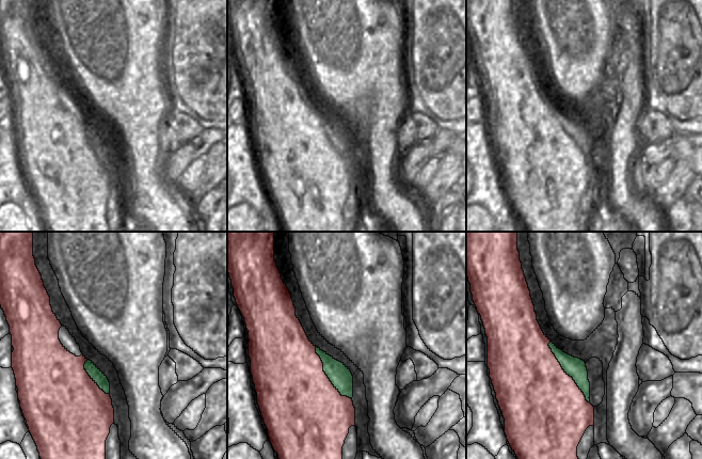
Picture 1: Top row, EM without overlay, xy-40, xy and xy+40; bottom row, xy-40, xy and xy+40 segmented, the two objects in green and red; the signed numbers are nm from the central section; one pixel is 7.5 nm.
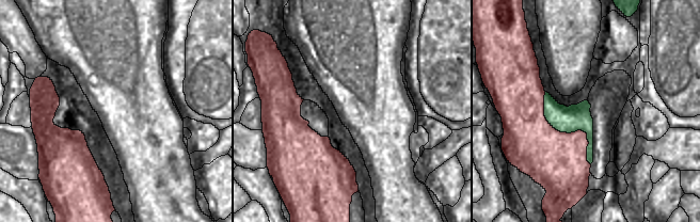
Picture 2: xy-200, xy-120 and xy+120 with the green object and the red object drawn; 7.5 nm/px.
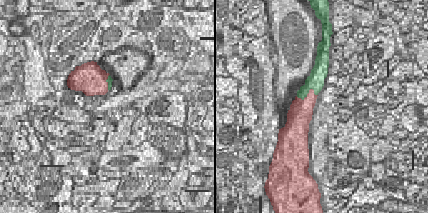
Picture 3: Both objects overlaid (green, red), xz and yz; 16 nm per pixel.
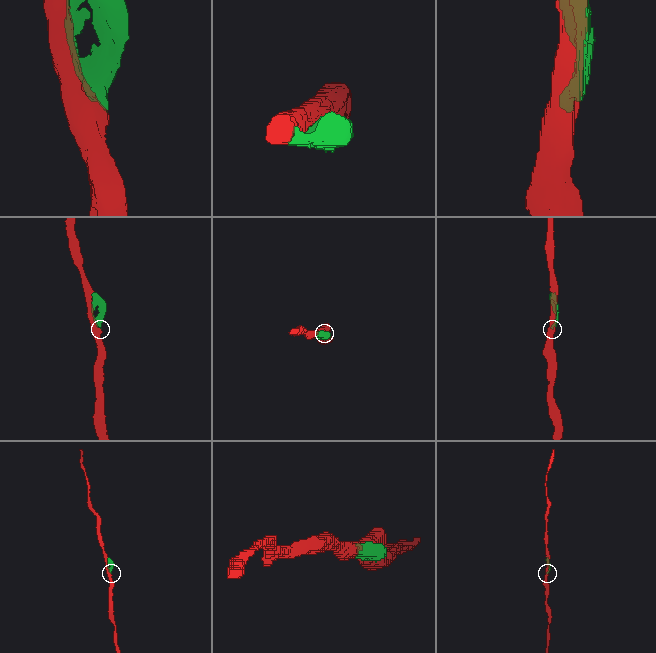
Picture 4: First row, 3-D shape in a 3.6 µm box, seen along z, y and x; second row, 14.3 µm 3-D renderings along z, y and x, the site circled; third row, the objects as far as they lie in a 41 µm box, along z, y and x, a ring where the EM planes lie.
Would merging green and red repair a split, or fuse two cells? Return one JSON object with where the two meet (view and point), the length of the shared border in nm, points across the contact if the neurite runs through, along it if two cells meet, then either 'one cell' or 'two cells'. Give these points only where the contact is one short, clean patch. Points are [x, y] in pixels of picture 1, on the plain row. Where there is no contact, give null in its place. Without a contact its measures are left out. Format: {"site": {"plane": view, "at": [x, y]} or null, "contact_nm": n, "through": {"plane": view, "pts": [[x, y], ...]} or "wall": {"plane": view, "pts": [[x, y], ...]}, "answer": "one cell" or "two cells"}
{"site": {"plane": "xy+40", "at": [567, 133]}, "contact_nm": 550, "answer": "one cell"}

